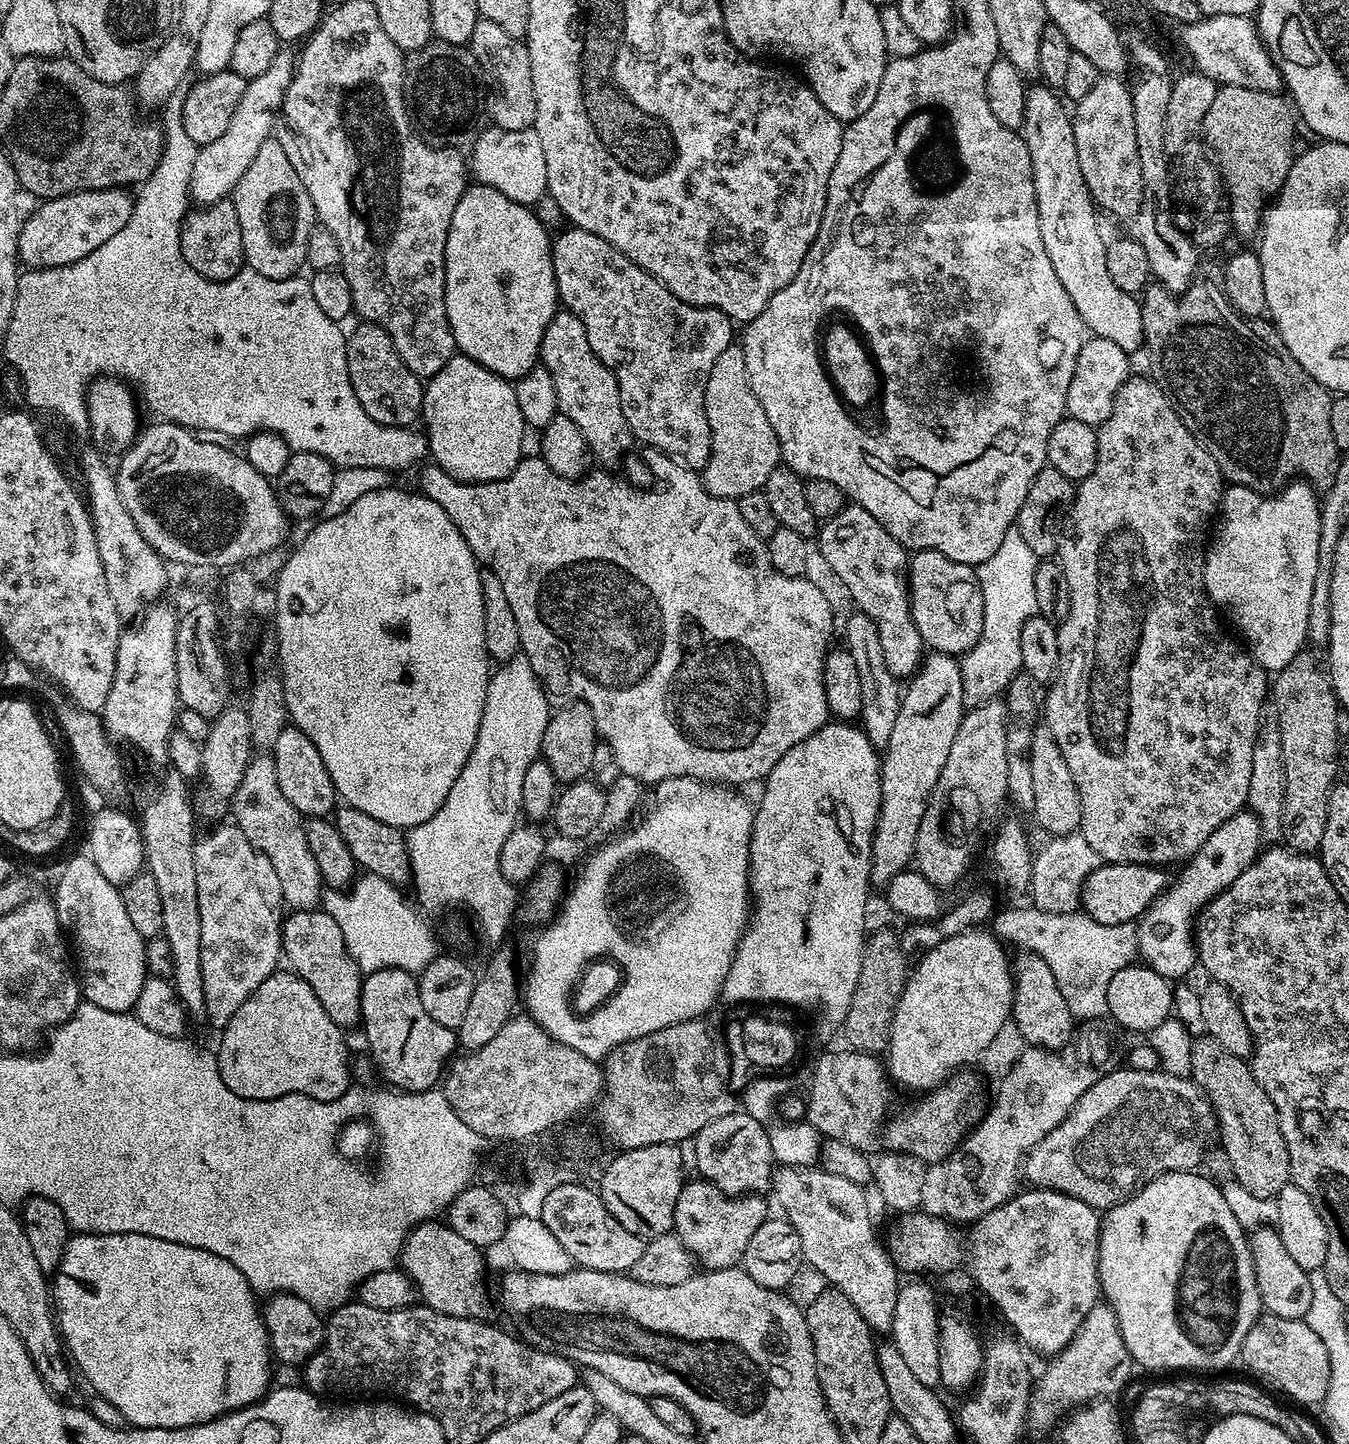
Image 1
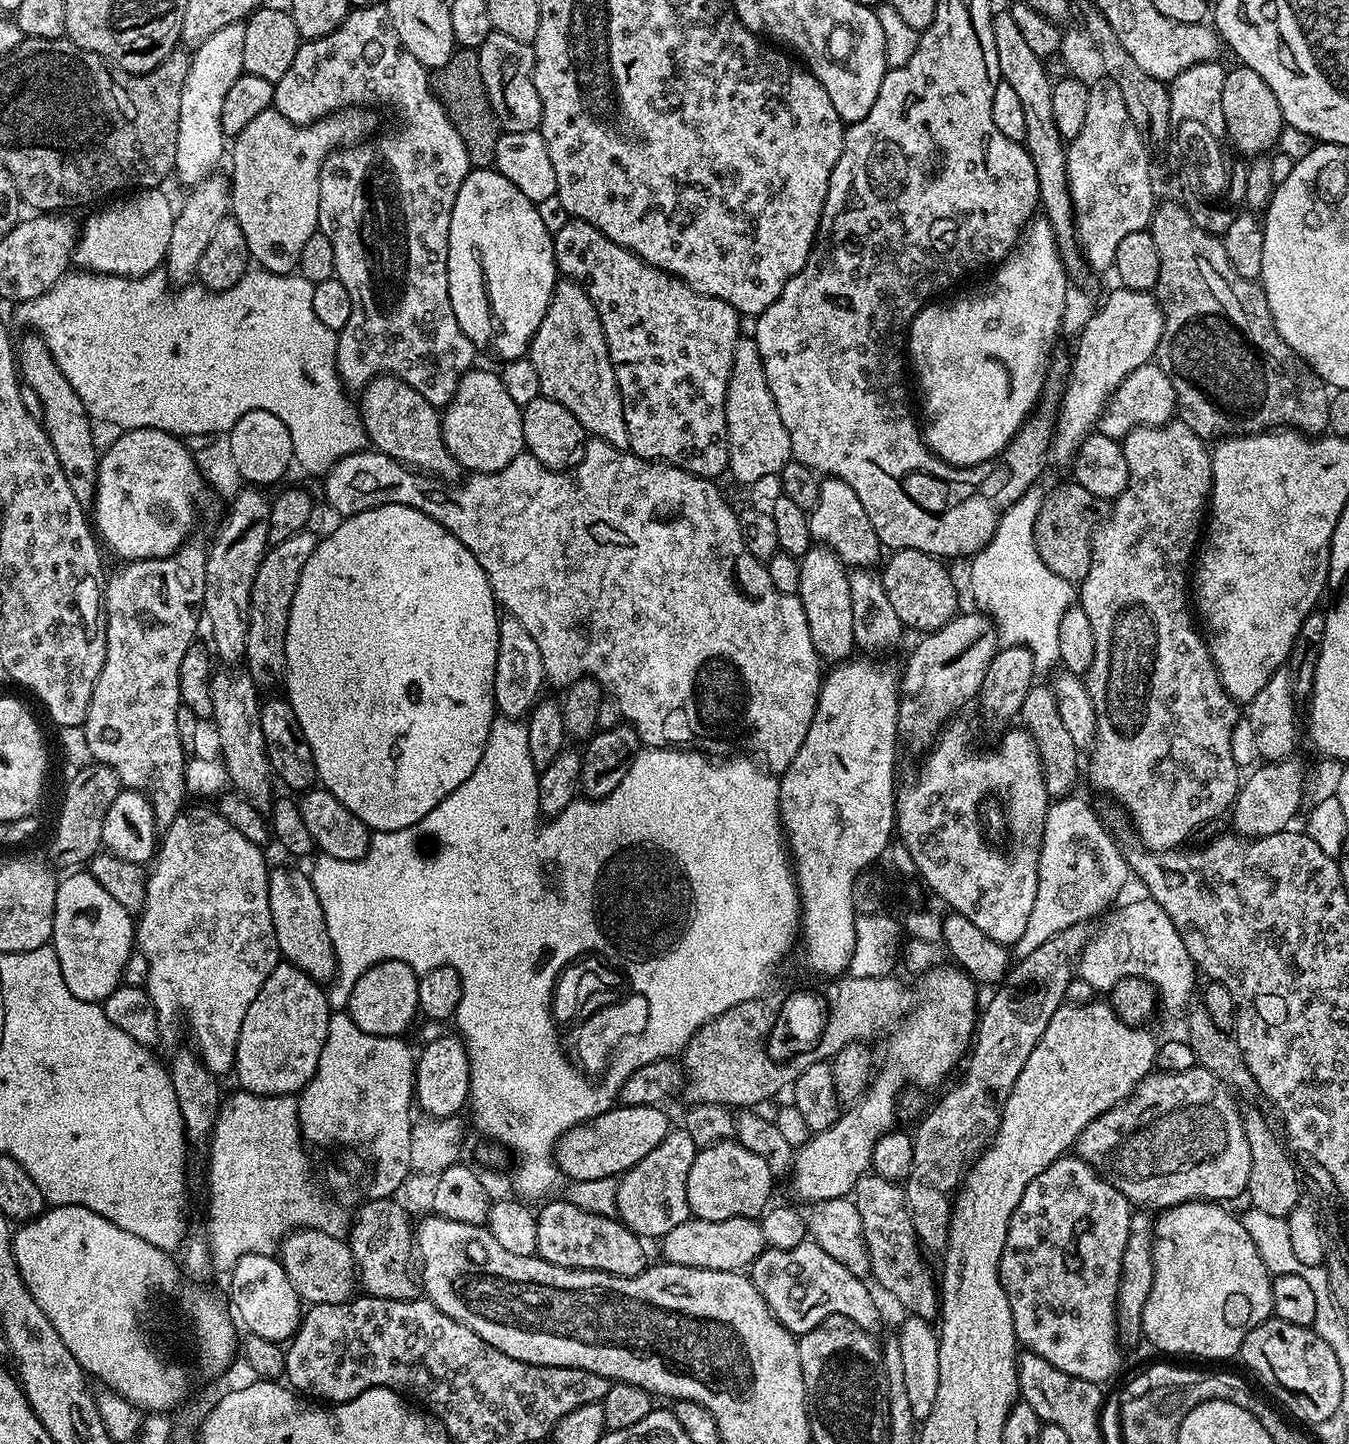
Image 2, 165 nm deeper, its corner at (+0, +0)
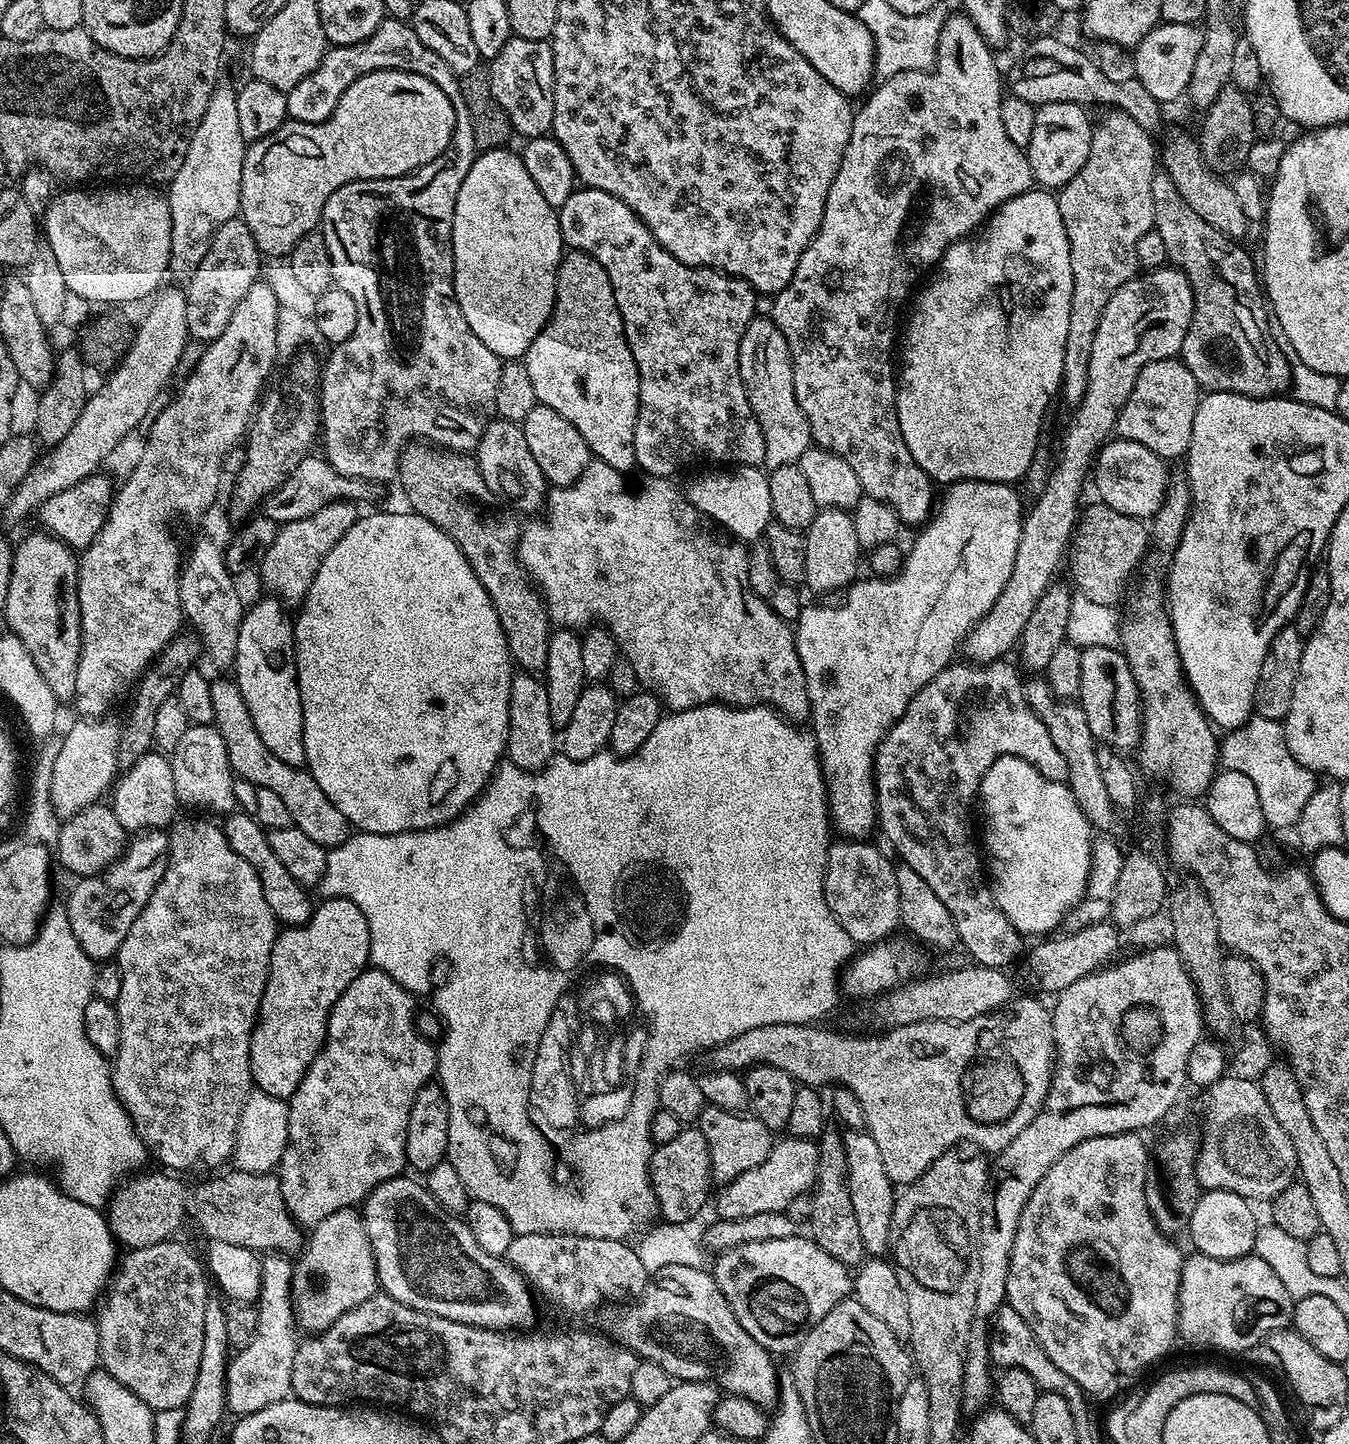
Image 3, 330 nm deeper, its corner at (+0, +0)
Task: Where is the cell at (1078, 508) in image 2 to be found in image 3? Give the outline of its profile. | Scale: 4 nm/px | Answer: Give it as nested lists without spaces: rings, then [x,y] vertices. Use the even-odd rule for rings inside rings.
[[[1103,502],[1095,503],[1089,508],[1087,505],[1079,513],[1066,560],[1067,563],[1072,563],[1075,591],[1090,598],[1090,602],[1098,602],[1098,606],[1111,608],[1119,605],[1120,599],[1125,599],[1124,583],[1128,576],[1135,574],[1136,567],[1143,562],[1144,555],[1148,548],[1150,549],[1150,532],[1145,521],[1118,514],[1118,510],[1106,506]]]

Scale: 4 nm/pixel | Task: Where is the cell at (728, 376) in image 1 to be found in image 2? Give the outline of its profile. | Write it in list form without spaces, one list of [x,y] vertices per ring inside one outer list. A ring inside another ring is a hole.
[[[741,338],[736,342],[732,373],[726,390],[726,430],[728,431],[728,472],[740,484],[756,484],[767,476],[775,477],[782,466],[792,459],[790,434],[782,426],[774,394],[766,386],[762,358],[755,339]]]

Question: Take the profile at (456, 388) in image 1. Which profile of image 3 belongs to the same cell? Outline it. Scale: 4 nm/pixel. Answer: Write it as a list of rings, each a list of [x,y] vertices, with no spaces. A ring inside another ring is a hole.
[[[493,419],[482,434],[474,459],[493,497],[500,499],[501,496],[520,512],[532,512],[528,514],[539,513],[545,507],[550,485],[544,479],[542,470],[538,470],[538,462],[534,462],[530,446],[526,446],[526,434],[521,425],[509,420]]]

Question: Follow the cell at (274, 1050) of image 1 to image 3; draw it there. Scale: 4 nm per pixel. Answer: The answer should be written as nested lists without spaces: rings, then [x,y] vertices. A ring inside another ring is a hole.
[[[334,896],[317,903],[312,916],[305,924],[294,924],[277,931],[276,941],[270,954],[268,981],[262,994],[260,1013],[256,1016],[256,1025],[250,1042],[250,1074],[252,1083],[266,1094],[287,1101],[298,1090],[306,1070],[324,1045],[328,1033],[328,1019],[334,1002],[358,978],[358,974],[369,967],[370,926],[366,914],[358,910],[354,902],[341,896]]]

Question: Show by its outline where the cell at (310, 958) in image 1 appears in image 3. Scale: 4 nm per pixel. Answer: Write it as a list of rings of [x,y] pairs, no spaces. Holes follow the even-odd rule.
[[[233,811],[223,821],[222,827],[226,834],[226,842],[230,842],[230,848],[234,850],[234,854],[242,854],[242,858],[246,858],[246,862],[250,862],[250,866],[254,866],[254,870],[262,882],[262,894],[266,894],[266,902],[276,915],[277,921],[284,926],[305,924],[311,918],[314,907],[314,900],[308,897],[309,889],[294,878],[290,878],[286,866],[282,866],[282,862],[278,859],[278,854],[274,854],[274,850],[270,850],[268,832],[258,823],[255,815],[248,813],[247,816],[246,813],[240,811]]]

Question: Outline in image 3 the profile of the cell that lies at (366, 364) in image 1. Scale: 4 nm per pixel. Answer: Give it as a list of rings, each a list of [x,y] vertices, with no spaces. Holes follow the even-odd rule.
[[[412,442],[400,454],[400,471],[398,484],[404,487],[404,496],[408,499],[407,507],[416,515],[434,522],[438,530],[442,530],[462,550],[466,562],[470,562],[470,570],[482,582],[494,610],[498,614],[498,622],[504,631],[508,643],[508,653],[512,655],[515,667],[529,674],[543,673],[546,666],[546,646],[550,635],[548,608],[528,571],[520,565],[516,555],[516,547],[520,541],[519,523],[515,524],[508,516],[492,516],[492,491],[486,486],[482,474],[478,470],[475,459],[461,452],[449,452],[427,442]]]

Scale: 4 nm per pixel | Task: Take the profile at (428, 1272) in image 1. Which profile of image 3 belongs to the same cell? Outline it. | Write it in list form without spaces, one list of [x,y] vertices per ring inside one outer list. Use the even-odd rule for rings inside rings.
[[[355,1207],[334,1210],[330,1218],[322,1218],[311,1229],[312,1237],[306,1243],[292,1266],[292,1309],[296,1312],[296,1323],[305,1333],[319,1334],[325,1332],[346,1310],[354,1310],[354,1306],[362,1306],[371,1296],[377,1295],[376,1259],[370,1246],[368,1231],[364,1225],[363,1215]]]

